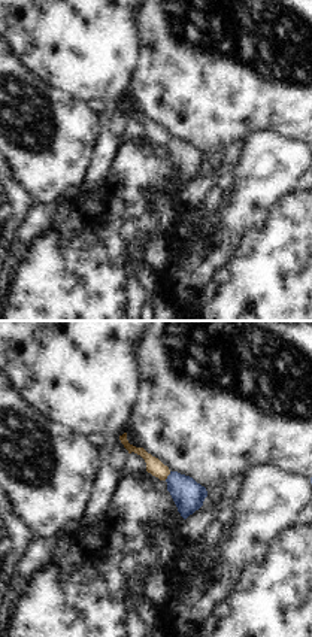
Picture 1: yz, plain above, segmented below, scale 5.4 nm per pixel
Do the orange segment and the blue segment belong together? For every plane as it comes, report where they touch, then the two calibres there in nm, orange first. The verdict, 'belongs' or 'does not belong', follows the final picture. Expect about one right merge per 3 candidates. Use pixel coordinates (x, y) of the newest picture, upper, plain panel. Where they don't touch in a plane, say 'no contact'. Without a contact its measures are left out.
(167, 140) | 90/170 nm

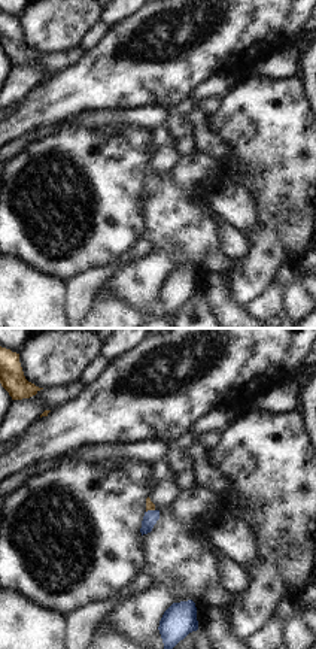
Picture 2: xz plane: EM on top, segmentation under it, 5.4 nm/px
(149, 175) | 50/80 nm

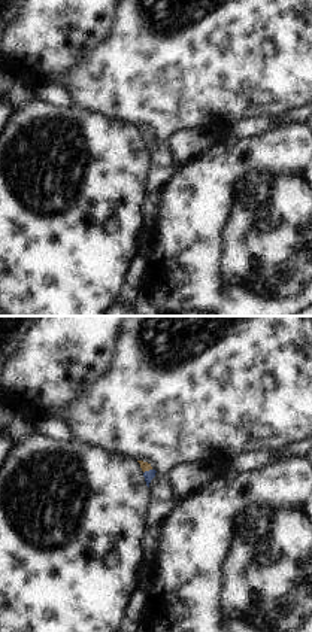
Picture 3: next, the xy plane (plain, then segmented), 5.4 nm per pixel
(147, 136) | 50/50 nm

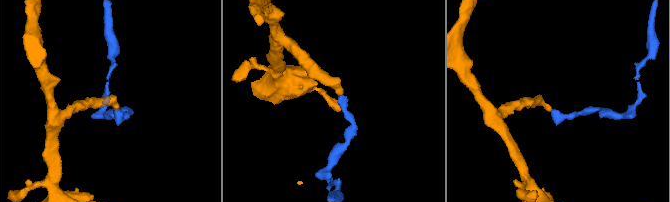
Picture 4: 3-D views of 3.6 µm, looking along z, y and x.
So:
belongs

